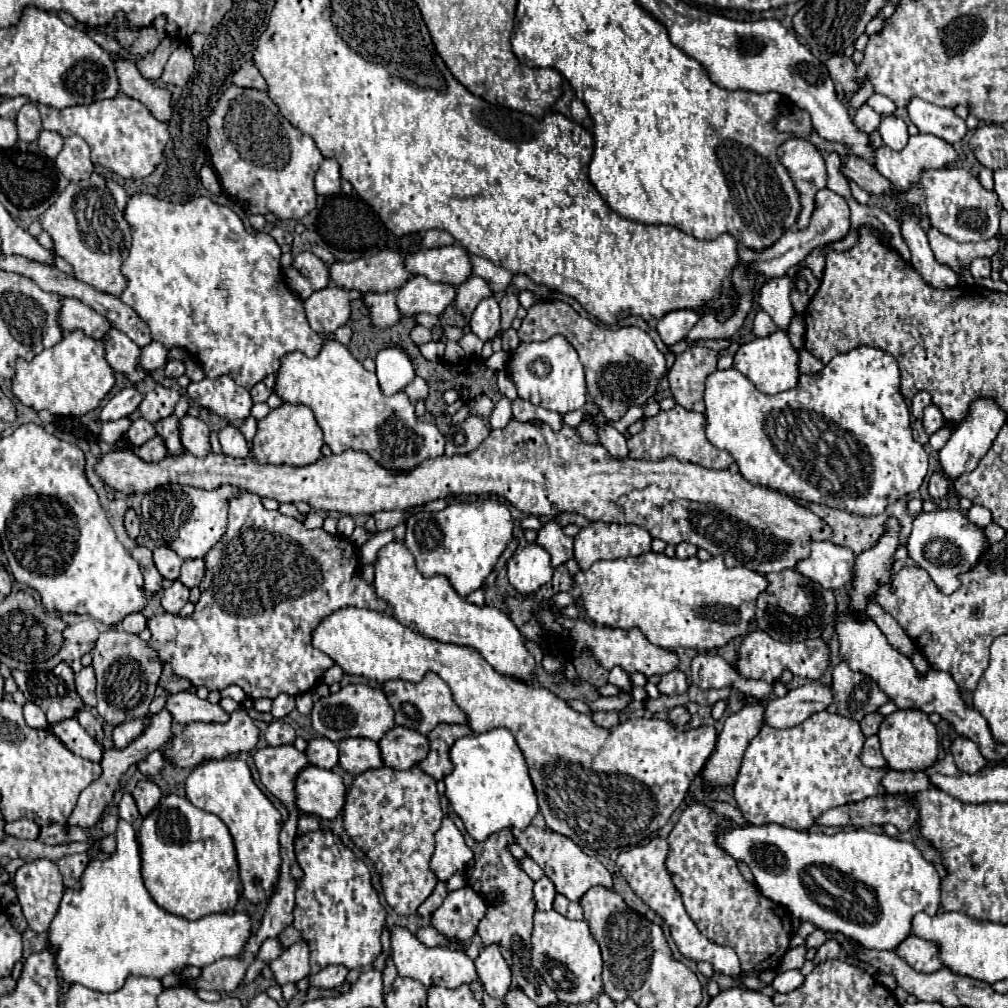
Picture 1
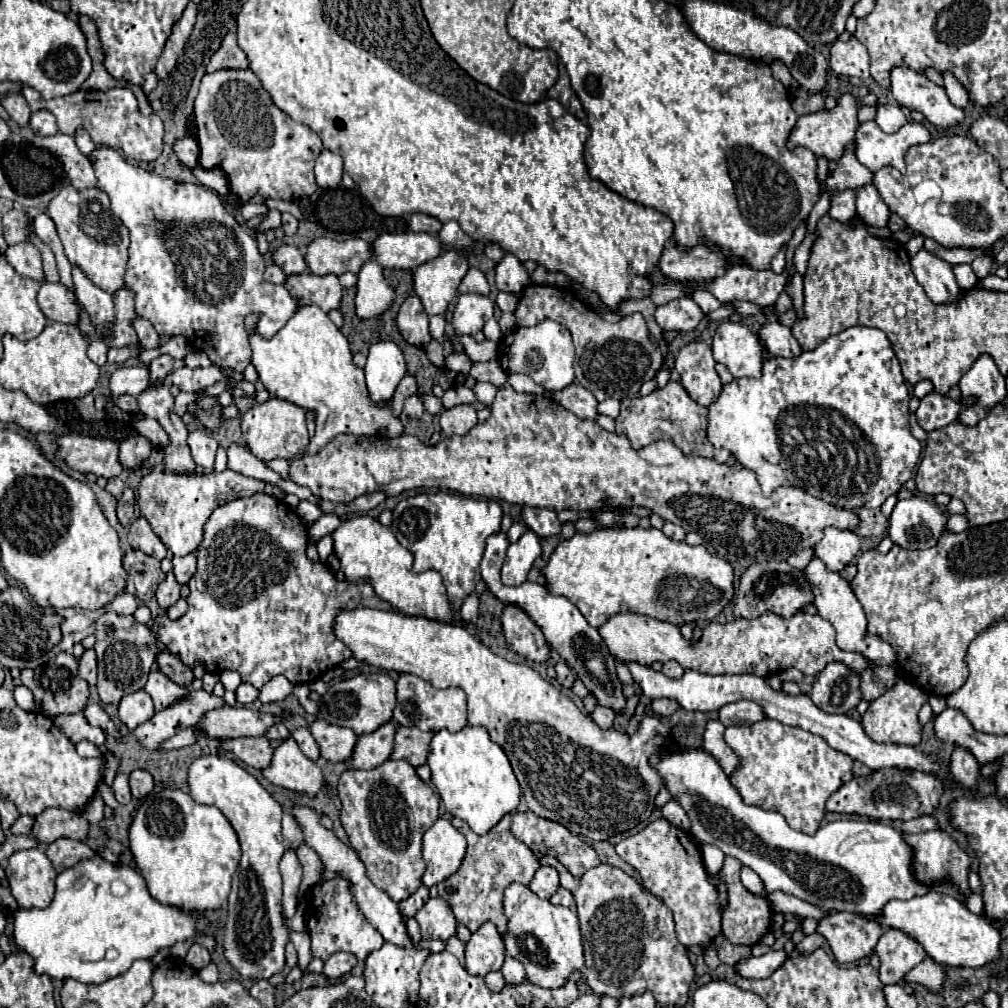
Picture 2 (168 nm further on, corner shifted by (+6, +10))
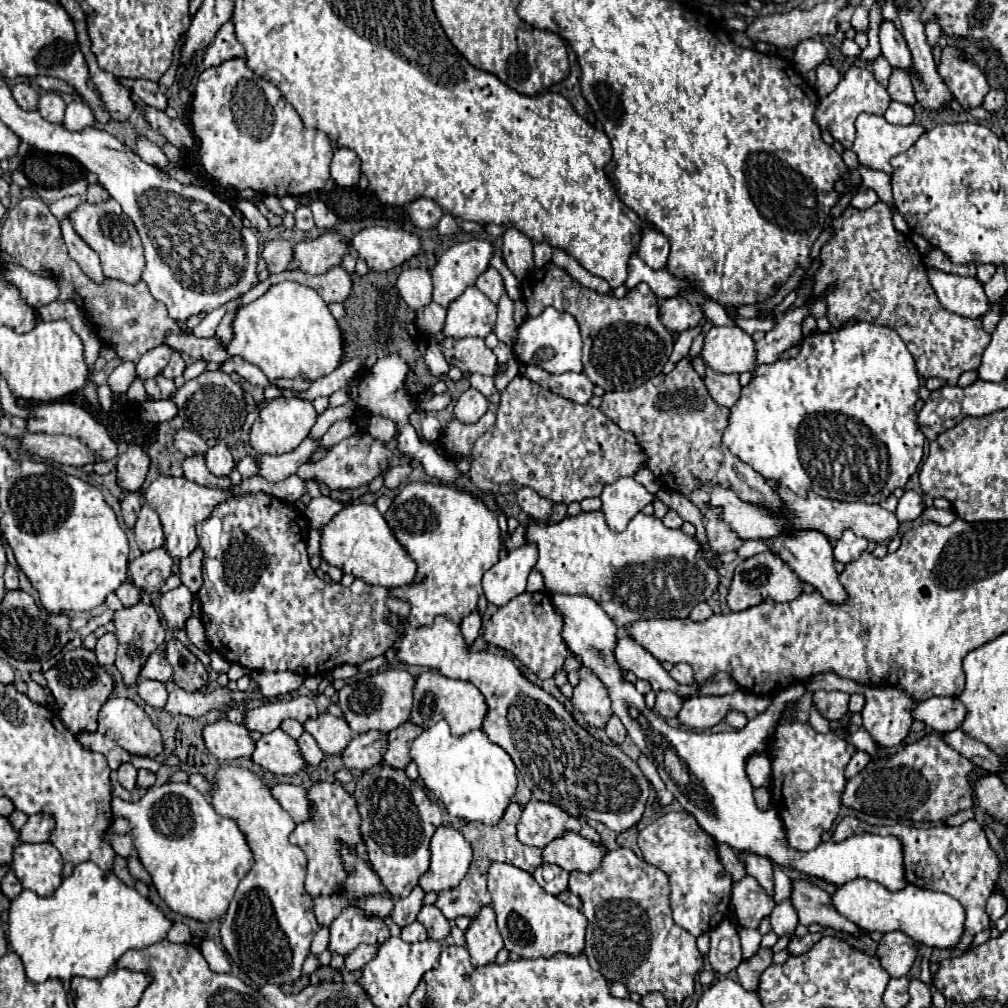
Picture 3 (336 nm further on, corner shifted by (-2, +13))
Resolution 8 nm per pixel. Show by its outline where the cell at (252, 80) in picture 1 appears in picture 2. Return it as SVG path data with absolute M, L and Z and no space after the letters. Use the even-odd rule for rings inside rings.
M228 32L220 44L220 48L210 58L210 64L206 66L208 72L224 70L224 68L248 68L248 58L236 44L236 36Z

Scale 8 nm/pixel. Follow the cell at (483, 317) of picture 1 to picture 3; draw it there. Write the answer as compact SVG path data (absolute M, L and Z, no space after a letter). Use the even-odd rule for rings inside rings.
M468 287L456 301L450 303L444 333L456 339L458 337L482 337L484 339L494 329L494 323L496 323L496 305L476 287Z

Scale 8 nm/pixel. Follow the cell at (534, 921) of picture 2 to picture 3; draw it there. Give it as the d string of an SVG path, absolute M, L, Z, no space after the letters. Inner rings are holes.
M494 863L488 871L488 891L492 895L492 907L496 911L504 947L508 951L522 959L554 957L556 953L578 957L584 951L584 933L588 925L588 921L584 921L584 913L562 903L558 897L548 895L530 873L508 863Z

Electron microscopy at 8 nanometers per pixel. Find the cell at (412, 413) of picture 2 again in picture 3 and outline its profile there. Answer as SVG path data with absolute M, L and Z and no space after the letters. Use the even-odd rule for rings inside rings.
M426 413L424 417L422 417L422 437L426 439L426 441L436 441L438 437L440 437L440 423L438 423L438 419L434 417L434 415L430 415L430 413Z

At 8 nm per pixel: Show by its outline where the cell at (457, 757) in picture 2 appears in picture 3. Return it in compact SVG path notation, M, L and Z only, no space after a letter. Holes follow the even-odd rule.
M438 721L414 741L410 757L418 765L426 789L446 805L446 811L450 815L464 821L496 825L496 821L500 821L504 809L516 795L518 773L514 761L500 745L492 743L482 729L454 737L448 723Z

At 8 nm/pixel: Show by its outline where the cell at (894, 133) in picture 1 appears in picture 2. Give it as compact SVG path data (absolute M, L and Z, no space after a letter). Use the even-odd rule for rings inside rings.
M882 104L878 108L878 114L876 114L876 124L884 130L884 132L898 132L904 124L908 122L908 116L902 112L900 106L896 104Z

